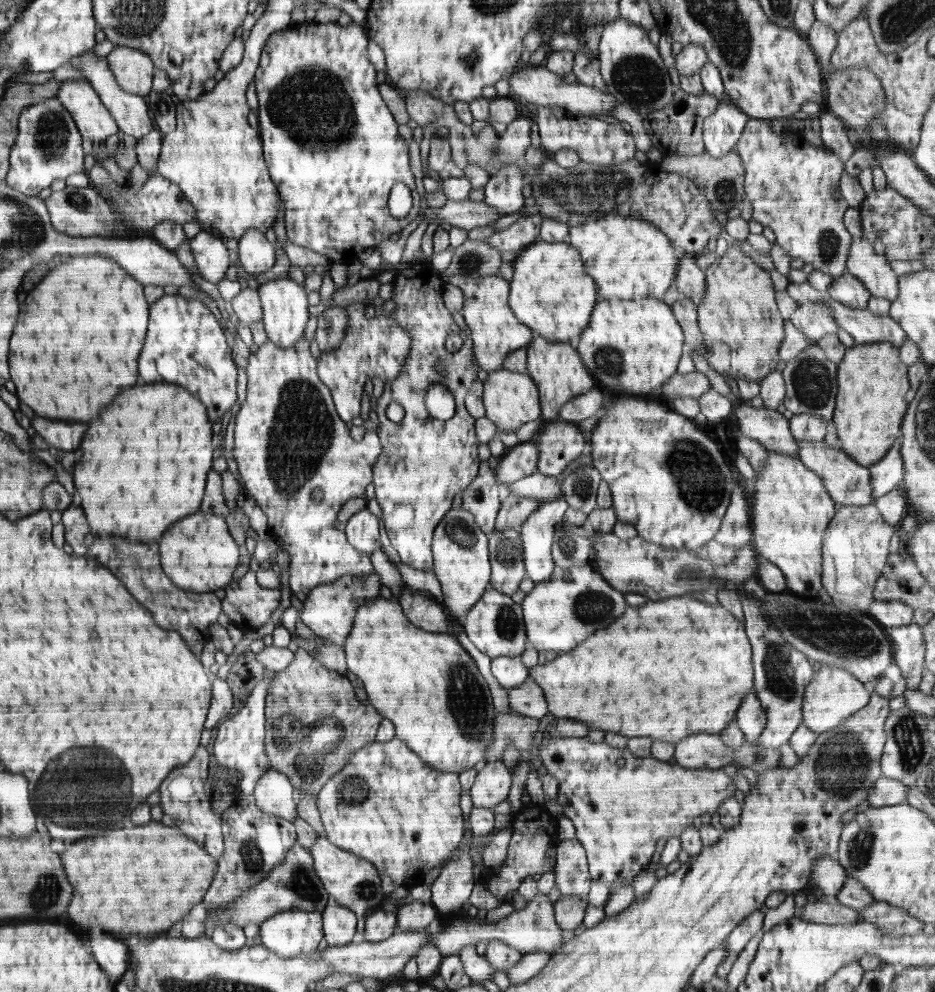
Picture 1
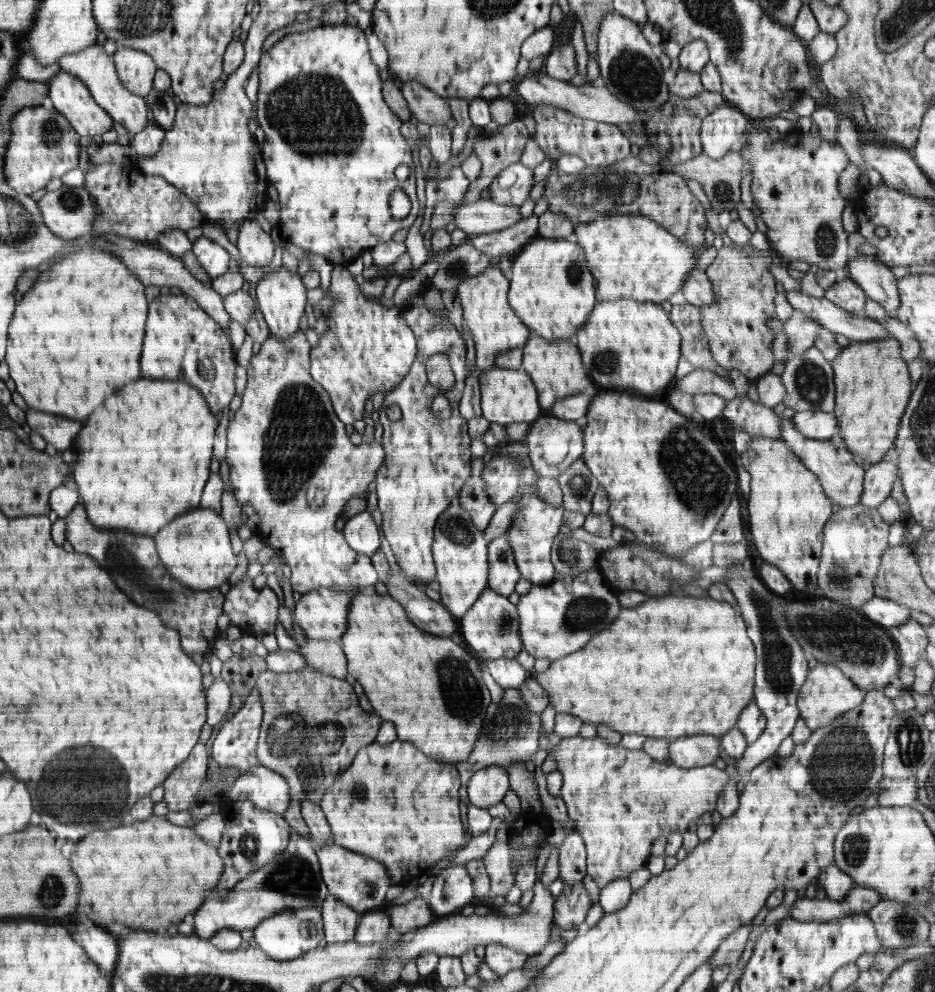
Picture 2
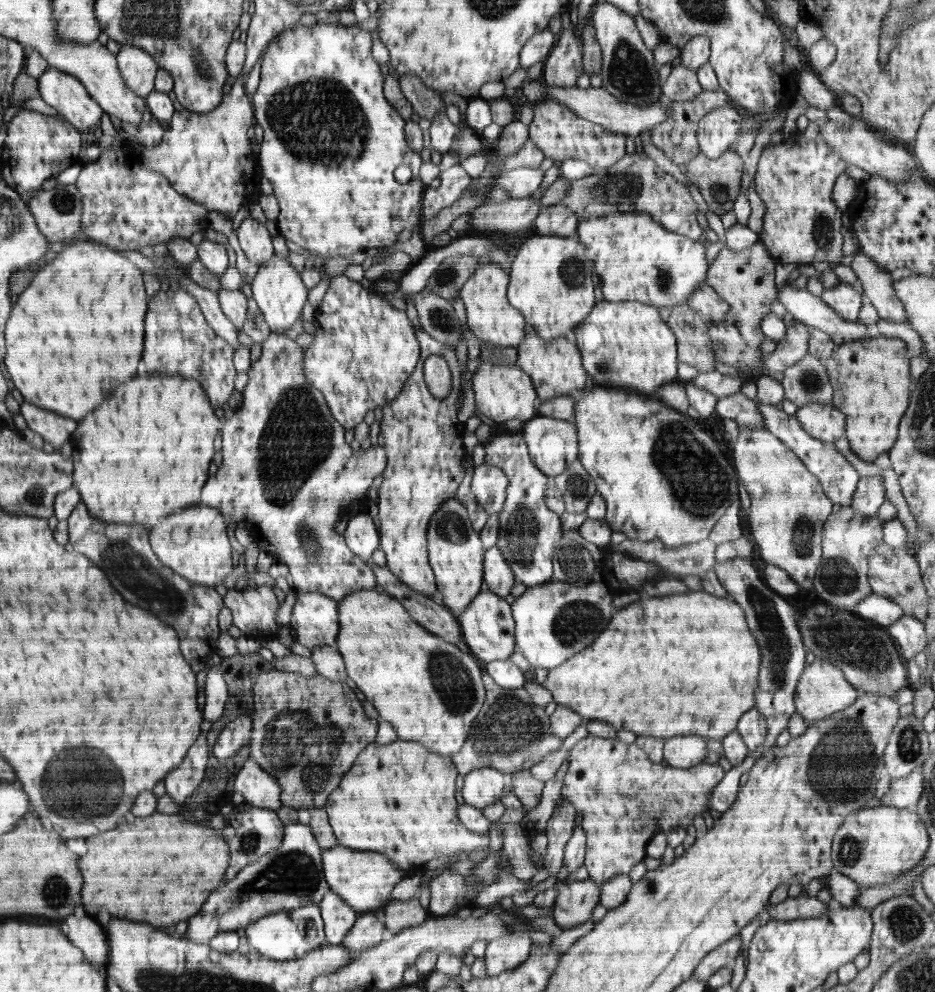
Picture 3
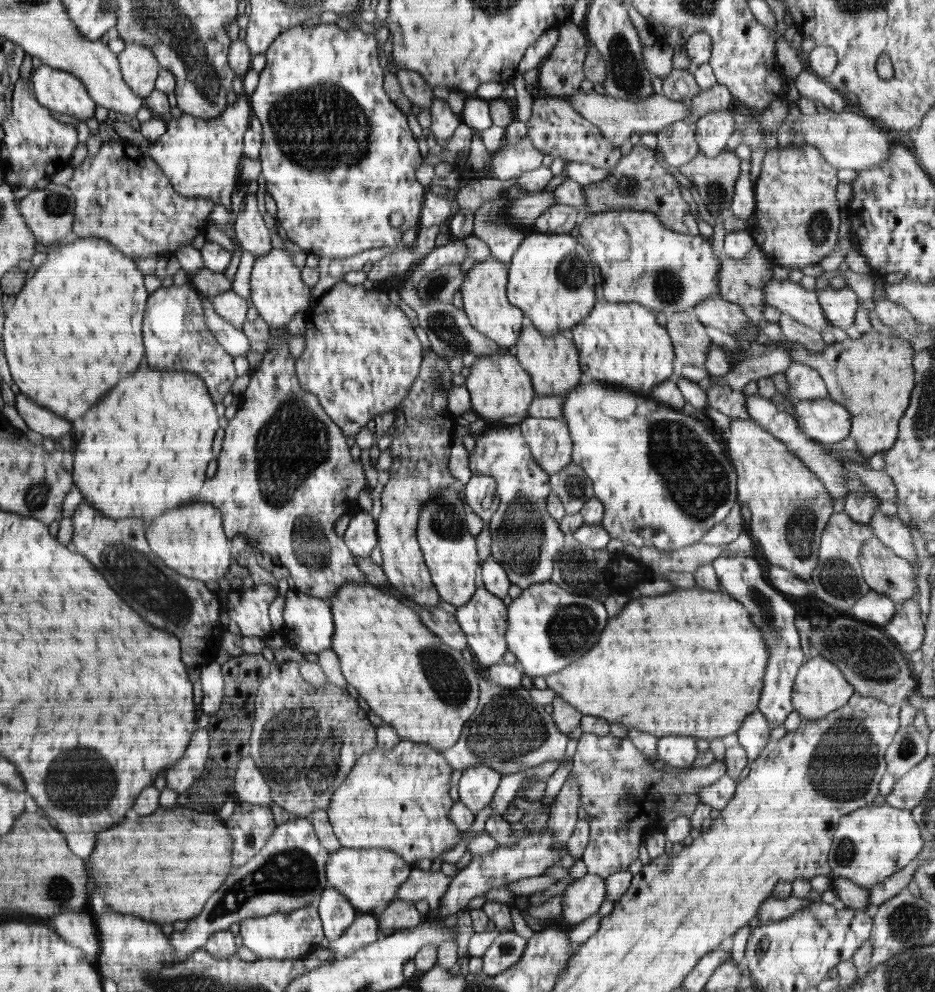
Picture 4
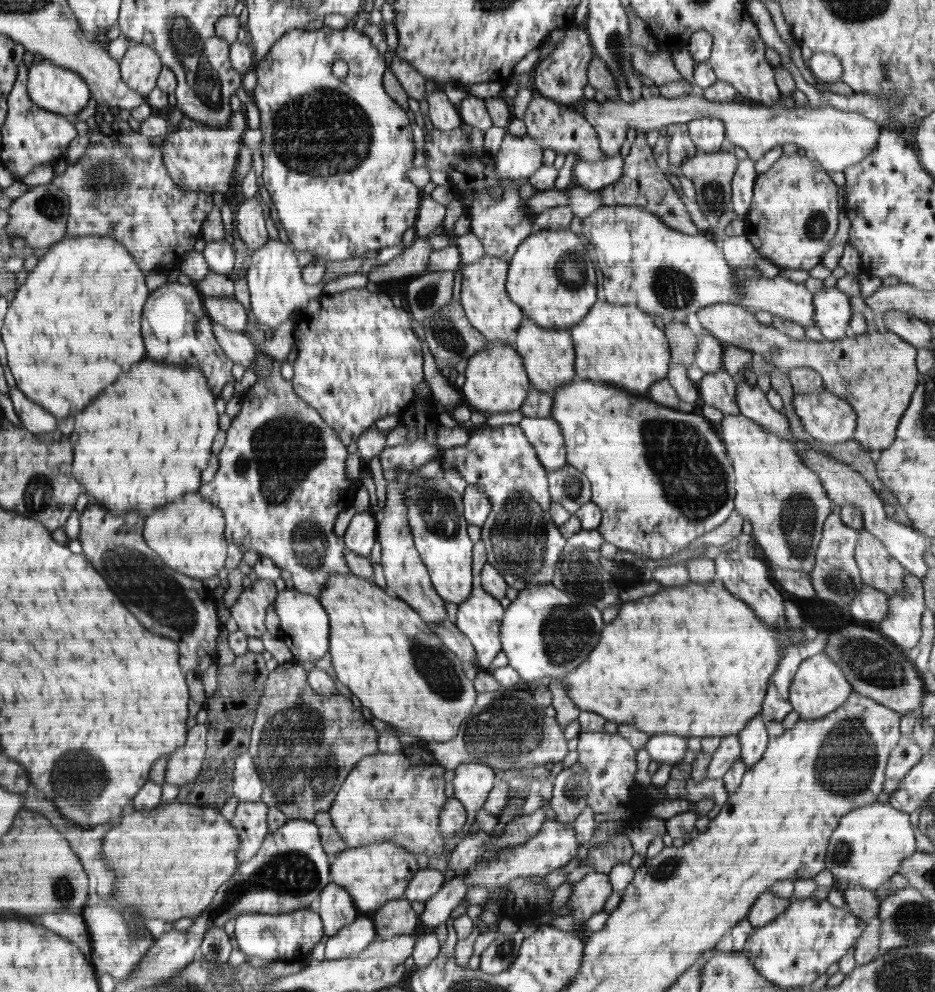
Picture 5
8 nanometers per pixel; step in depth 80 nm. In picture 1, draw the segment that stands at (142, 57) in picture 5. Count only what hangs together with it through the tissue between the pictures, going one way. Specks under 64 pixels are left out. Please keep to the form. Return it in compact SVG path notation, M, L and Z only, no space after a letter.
M118 45L106 58L117 83L126 92L146 97L153 90L156 68L148 53Z

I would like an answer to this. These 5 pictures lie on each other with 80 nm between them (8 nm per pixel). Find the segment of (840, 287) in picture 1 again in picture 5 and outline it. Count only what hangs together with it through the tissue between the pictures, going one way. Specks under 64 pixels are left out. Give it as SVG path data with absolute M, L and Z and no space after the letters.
M826 288L814 294L814 327L820 329L820 333L826 341L837 341L846 336L846 330L850 326L851 316L853 314L852 304L849 301L850 297L844 292L838 291L836 288Z

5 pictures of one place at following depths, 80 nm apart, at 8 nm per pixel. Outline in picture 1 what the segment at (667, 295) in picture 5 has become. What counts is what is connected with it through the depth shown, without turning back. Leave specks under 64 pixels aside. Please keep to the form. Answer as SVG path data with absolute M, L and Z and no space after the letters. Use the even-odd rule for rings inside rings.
M618 215L588 218L582 224L569 227L567 242L578 248L584 268L598 288L598 300L636 300L646 296L663 300L664 293L674 284L683 255L652 223ZM822 299L820 302L832 309L838 329L848 332L858 345L891 342L899 350L908 339L906 332L890 314L877 316L868 308L854 309L832 299Z

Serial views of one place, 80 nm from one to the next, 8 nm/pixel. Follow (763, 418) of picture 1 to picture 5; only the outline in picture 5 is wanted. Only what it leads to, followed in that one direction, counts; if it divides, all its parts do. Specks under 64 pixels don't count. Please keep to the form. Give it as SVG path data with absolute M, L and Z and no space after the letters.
M723 369L706 374L698 383L698 388L704 404L718 408L724 415L741 414L737 405L736 384Z

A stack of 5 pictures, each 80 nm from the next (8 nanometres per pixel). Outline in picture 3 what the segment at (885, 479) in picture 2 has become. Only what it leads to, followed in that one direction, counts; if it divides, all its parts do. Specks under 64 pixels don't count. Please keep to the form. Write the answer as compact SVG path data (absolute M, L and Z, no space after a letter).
M862 477L858 481L856 492L850 506L863 516L877 516L884 499L884 485L880 477Z

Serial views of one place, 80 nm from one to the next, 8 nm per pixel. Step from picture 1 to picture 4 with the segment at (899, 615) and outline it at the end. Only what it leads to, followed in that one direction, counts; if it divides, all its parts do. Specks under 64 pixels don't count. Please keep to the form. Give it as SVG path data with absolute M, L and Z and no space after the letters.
M870 589L851 608L852 616L860 621L885 625L895 613L896 603L887 596Z

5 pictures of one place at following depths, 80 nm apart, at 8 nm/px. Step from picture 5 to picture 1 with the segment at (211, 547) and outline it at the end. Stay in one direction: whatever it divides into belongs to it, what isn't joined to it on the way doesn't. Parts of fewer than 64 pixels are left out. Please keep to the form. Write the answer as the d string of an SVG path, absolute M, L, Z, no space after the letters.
M199 510L170 525L158 540L161 567L178 588L197 593L215 591L232 580L240 550L224 518Z

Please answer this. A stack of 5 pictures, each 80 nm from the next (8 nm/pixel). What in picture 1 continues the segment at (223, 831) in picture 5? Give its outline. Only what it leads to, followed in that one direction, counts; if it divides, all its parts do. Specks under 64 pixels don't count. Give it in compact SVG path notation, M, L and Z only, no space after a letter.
M160 822L78 840L66 848L62 860L66 860L66 876L70 876L70 884L74 884L74 900L68 908L68 916L86 928L90 924L98 924L102 930L114 934L118 934L118 926L124 934L167 932L194 908L194 904L203 902L217 871L214 858L210 858L206 850L198 848L198 844L188 836L182 836L178 828L170 828Z

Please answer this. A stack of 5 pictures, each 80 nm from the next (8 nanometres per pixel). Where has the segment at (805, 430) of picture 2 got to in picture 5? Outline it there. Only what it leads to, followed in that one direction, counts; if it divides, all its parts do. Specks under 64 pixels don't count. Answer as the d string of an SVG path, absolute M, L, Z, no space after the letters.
M824 389L818 394L793 394L792 406L804 430L824 444L842 444L853 439L857 414L846 400Z

